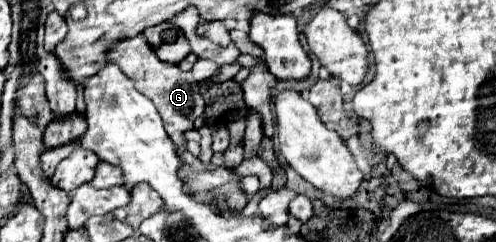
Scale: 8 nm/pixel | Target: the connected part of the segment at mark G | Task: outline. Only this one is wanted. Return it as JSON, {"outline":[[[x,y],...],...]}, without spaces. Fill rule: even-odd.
{"outline":[[[143,35],[119,41],[119,45],[115,45],[115,49],[107,57],[109,57],[111,63],[117,63],[121,67],[121,71],[129,79],[135,81],[135,87],[137,87],[139,93],[143,93],[145,97],[149,97],[155,103],[157,111],[163,117],[163,125],[165,125],[167,135],[171,137],[171,141],[179,149],[183,149],[187,145],[183,133],[189,131],[189,129],[193,129],[195,119],[199,115],[203,115],[203,111],[205,111],[205,101],[199,95],[199,85],[193,79],[191,71],[185,73],[177,65],[167,65],[167,63],[159,61],[155,57],[155,51],[147,45],[147,41],[145,41]]]}

